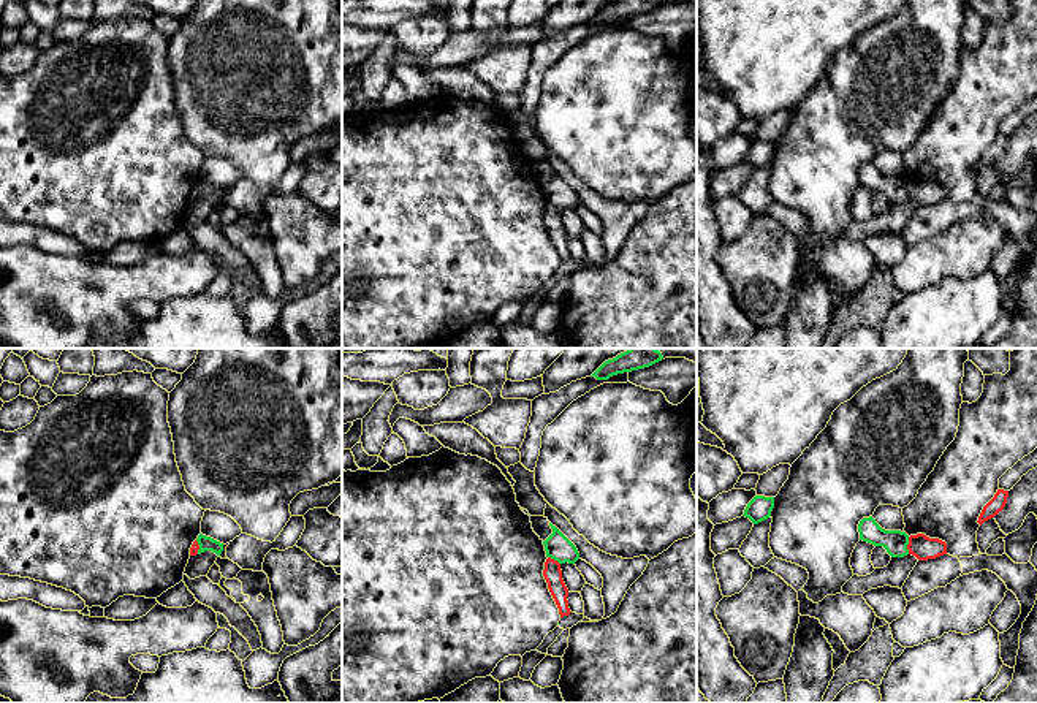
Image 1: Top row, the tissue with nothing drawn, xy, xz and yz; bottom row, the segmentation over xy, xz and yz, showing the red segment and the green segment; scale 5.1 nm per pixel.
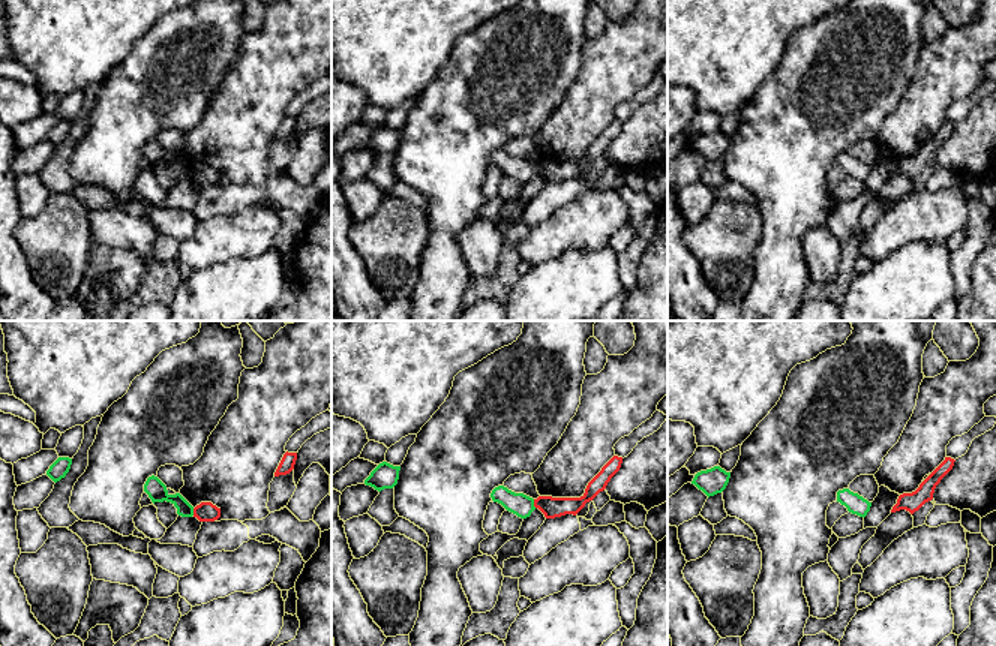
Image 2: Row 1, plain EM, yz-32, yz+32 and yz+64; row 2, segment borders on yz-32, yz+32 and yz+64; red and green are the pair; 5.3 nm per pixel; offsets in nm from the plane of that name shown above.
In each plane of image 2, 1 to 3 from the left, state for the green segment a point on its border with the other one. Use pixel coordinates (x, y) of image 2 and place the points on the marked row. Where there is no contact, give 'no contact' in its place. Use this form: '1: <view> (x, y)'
1: yz-32 (194, 511)
2: yz+32 (534, 504)
3: no contact

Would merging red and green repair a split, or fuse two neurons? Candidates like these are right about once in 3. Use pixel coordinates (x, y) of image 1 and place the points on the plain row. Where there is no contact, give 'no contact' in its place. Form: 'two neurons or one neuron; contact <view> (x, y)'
two neurons; contact yz (907, 190)

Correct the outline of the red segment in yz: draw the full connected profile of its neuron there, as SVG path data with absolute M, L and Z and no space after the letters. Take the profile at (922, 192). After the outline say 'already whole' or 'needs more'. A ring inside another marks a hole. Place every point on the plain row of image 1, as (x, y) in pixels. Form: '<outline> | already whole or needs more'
M917 179L909 182L907 195L918 206L928 206L947 200L947 188L939 184L929 184L925 179Z | already whole

